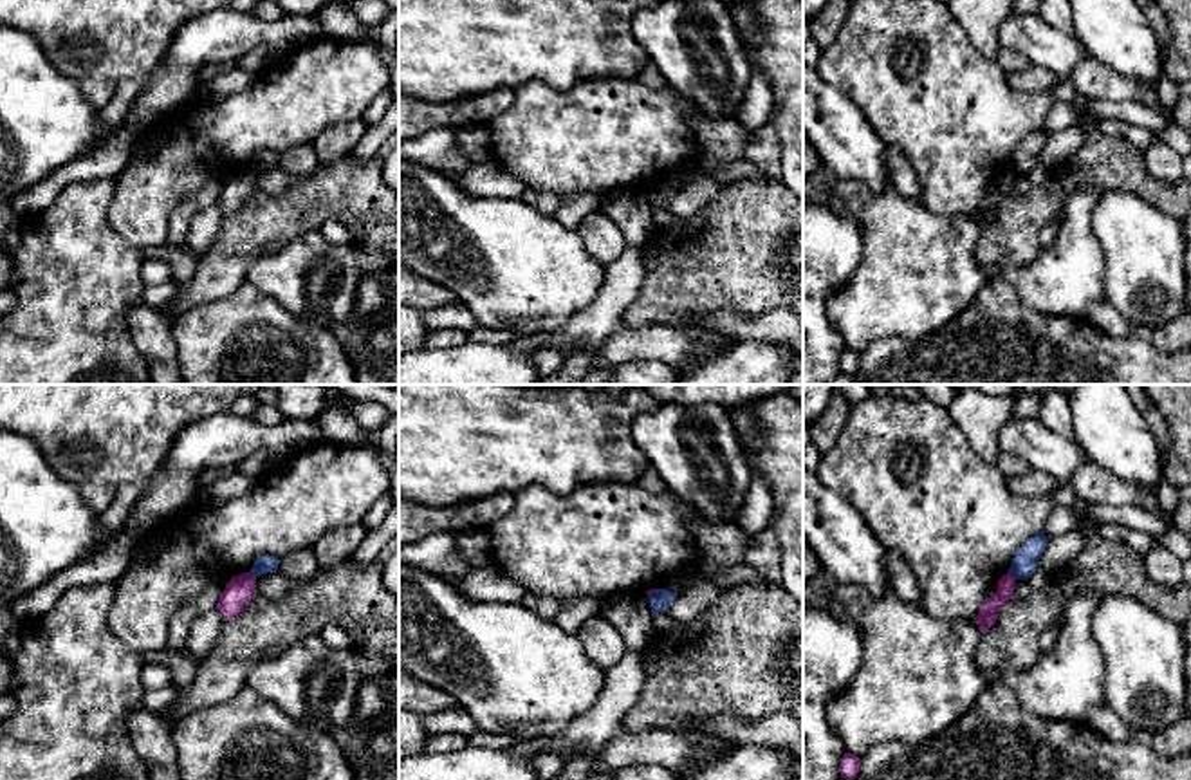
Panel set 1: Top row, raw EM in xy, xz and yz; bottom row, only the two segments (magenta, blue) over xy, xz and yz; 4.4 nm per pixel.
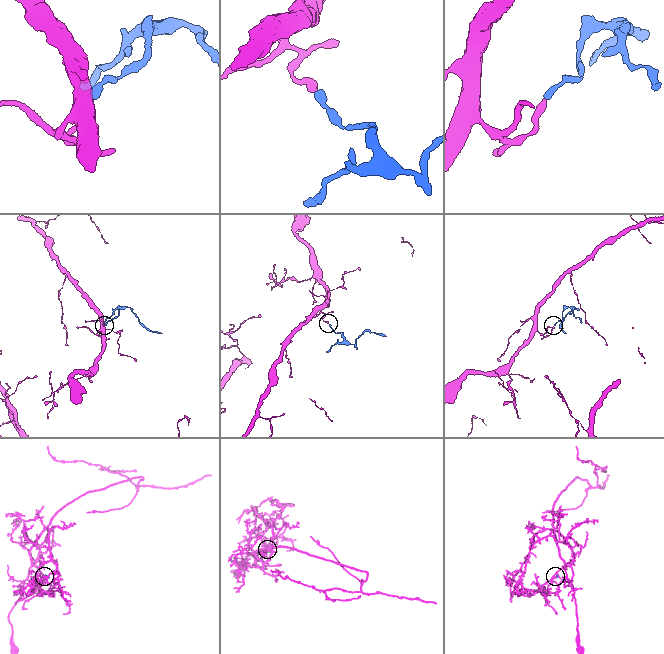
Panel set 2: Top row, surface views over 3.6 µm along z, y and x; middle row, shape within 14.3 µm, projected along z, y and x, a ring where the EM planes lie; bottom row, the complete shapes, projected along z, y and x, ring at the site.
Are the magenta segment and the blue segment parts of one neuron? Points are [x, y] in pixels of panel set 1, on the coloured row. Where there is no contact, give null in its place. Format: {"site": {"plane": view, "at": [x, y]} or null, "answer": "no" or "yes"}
{"site": {"plane": "yz", "at": [1013, 576]}, "answer": "no"}

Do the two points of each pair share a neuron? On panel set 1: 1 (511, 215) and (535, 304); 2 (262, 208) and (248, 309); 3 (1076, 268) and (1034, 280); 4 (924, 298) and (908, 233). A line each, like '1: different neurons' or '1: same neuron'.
1: same neuron
2: different neurons
3: same neuron
4: same neuron

